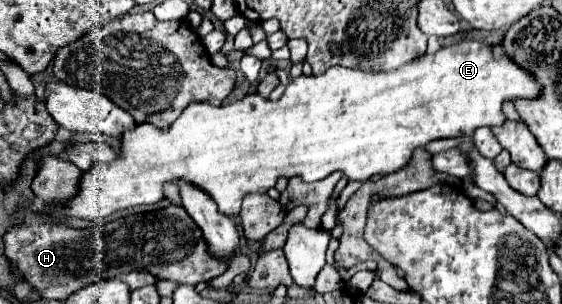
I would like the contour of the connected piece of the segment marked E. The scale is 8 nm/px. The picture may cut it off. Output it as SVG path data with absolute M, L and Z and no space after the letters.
M458 42L458 44L452 44L452 46L444 46L440 48L436 54L432 56L422 56L422 58L416 58L408 64L402 64L400 68L396 70L388 70L388 72L362 72L362 70L354 70L354 68L344 68L344 66L332 66L328 68L324 74L320 76L300 76L296 80L292 80L286 88L286 92L282 94L282 98L278 102L270 102L258 94L250 94L246 98L242 98L240 102L234 102L234 104L228 104L228 106L210 106L210 104L200 104L200 102L192 102L190 106L186 106L186 110L180 114L180 118L166 130L158 130L154 128L152 124L148 122L142 122L138 124L134 130L126 130L124 138L122 138L122 154L112 162L112 164L94 164L84 176L82 176L82 184L80 184L80 192L74 200L68 202L68 206L62 206L62 208L56 208L56 210L50 210L46 214L50 216L74 216L74 218L86 218L86 220L100 220L100 218L106 218L118 210L124 210L124 208L132 208L132 206L140 206L140 204L156 204L158 200L166 198L164 190L162 190L162 182L174 182L176 178L182 178L186 182L192 182L196 186L200 186L202 190L206 190L214 202L218 204L218 210L226 216L232 216L232 214L238 214L240 212L240 204L244 200L246 194L252 194L252 192L266 192L268 188L272 188L276 184L276 180L280 176L302 176L306 182L316 182L316 180L322 180L326 178L330 172L334 170L340 170L344 172L350 180L368 180L372 176L384 176L384 174L390 174L390 172L396 172L398 168L406 166L406 162L410 160L412 156L412 150L418 148L418 146L424 146L428 144L430 140L436 140L436 138L456 138L460 134L472 134L476 128L480 126L500 126L506 116L502 114L502 102L504 100L516 100L516 98L536 98L538 96L538 90L540 86L532 80L532 76L522 70L520 66L516 66L512 60L508 60L506 56L498 54L494 56L492 52L492 46L484 44L484 42Z

